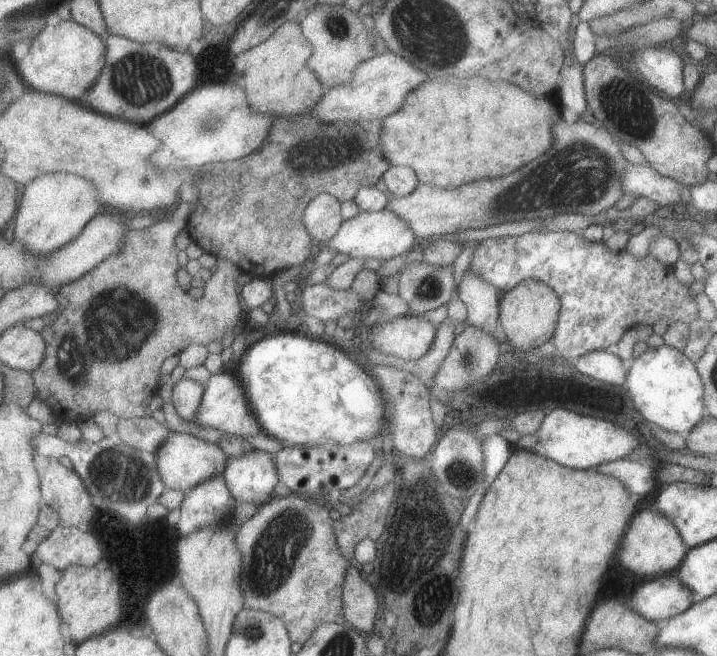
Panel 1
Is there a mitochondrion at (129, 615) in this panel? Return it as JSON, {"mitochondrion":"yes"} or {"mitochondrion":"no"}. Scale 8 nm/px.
{"mitochondrion":"no"}

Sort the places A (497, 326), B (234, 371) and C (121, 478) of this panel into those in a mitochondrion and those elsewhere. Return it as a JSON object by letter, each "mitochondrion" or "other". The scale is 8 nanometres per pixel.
{"A":"other","B":"other","C":"mitochondrion"}

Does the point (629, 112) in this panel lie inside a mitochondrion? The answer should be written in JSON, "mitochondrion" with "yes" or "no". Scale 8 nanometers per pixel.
{"mitochondrion":"yes"}

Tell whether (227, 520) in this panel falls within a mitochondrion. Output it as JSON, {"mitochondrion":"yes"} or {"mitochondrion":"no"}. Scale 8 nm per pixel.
{"mitochondrion":"no"}

